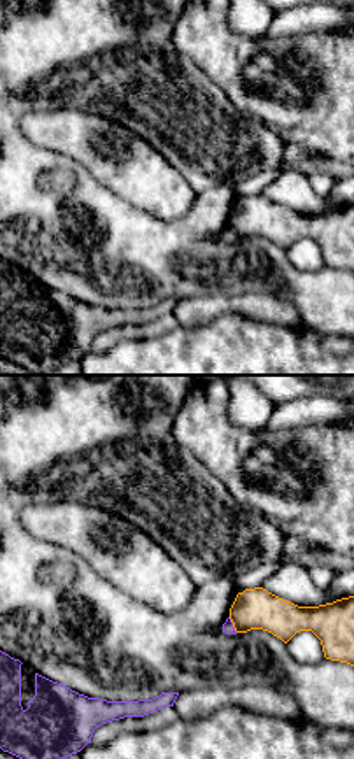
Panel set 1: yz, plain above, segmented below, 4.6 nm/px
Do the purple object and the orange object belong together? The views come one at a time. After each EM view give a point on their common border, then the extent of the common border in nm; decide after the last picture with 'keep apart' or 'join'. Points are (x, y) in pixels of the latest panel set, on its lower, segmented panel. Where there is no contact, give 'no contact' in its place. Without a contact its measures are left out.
(232, 624) | 80 nm

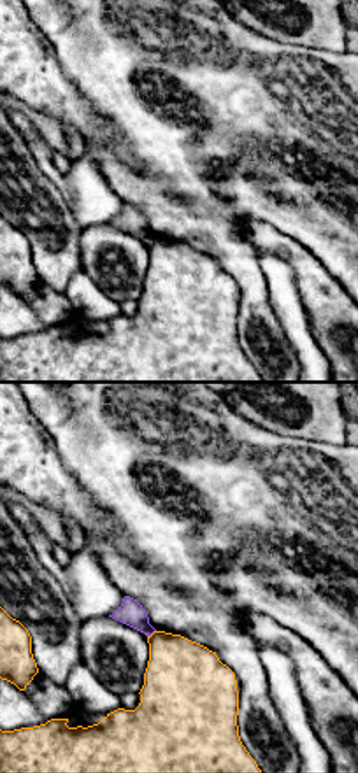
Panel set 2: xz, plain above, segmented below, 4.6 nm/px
(151, 633) | 50 nm

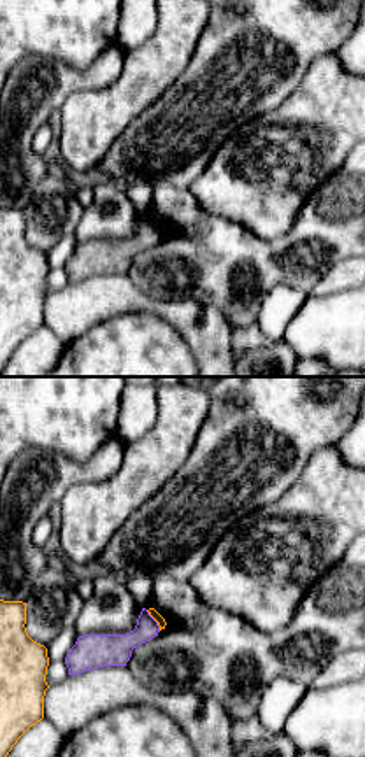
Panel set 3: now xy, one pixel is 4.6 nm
(155, 621) | 120 nm

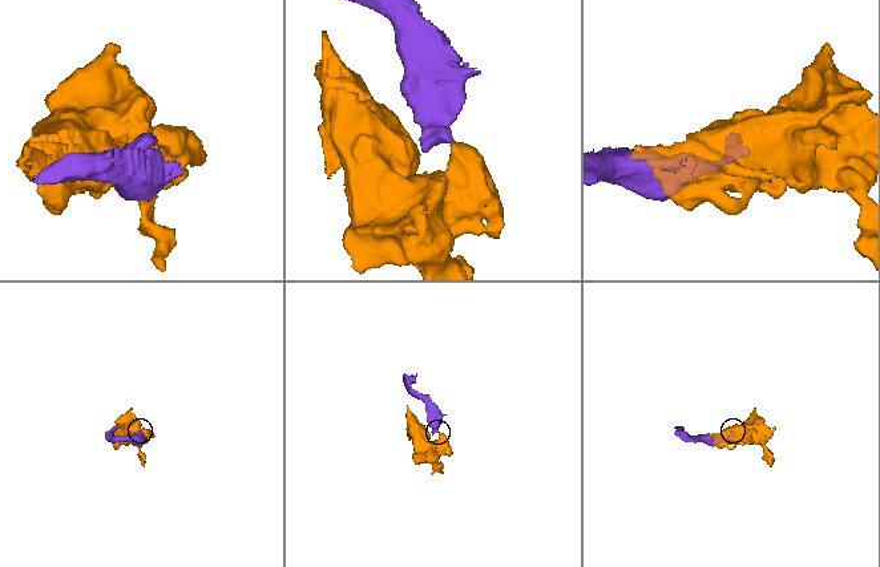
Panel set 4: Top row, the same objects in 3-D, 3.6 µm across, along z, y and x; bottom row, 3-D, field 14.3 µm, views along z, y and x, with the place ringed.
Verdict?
keep apart

